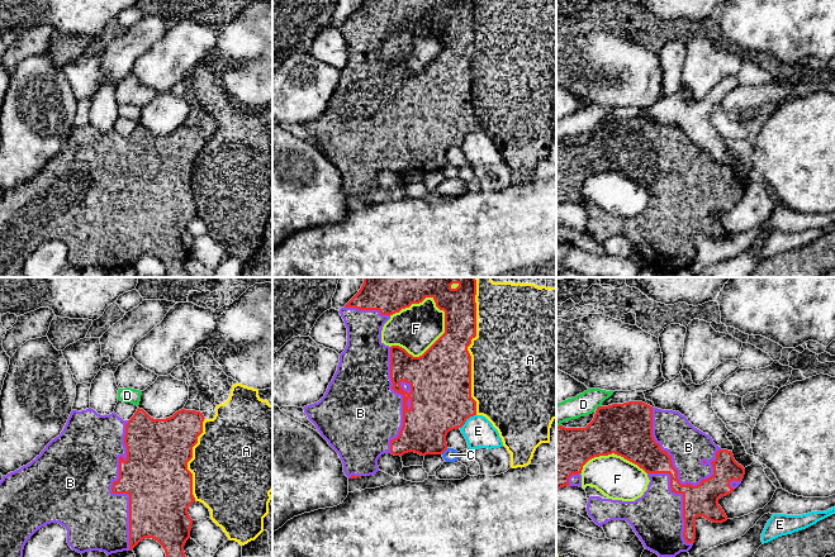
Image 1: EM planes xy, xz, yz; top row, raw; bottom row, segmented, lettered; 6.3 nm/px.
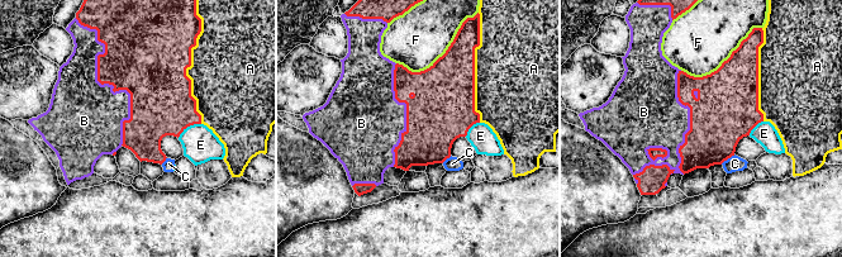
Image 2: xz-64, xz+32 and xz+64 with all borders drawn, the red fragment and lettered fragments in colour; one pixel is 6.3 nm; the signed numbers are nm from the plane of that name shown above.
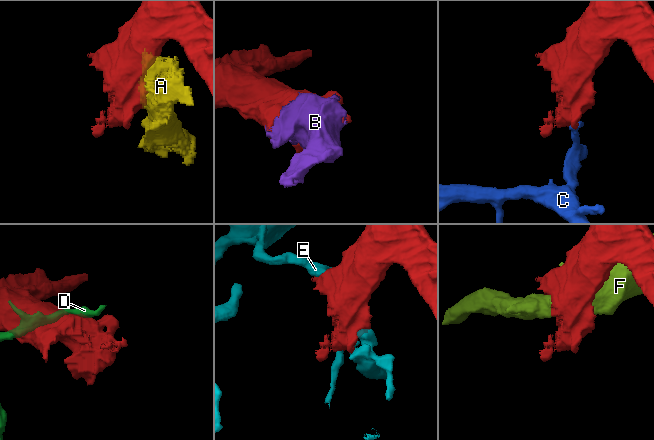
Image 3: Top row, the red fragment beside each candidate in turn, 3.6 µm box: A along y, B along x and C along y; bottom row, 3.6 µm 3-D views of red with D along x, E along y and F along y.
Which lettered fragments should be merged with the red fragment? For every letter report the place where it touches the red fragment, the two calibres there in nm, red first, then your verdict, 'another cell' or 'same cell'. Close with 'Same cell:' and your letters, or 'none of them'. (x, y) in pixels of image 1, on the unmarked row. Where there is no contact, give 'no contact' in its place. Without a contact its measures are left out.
A: contact xz (466, 66); calibres 380 and 440 nm; another cell
B: contact xy (112, 205); calibres 360 and 500 nm; same cell
C: contact xz (444, 167); calibres 300 and 90 nm; another cell
D: contact yz (598, 123); calibres 340 and 140 nm; another cell
E: contact xz (465, 137); calibres 380 and 190 nm; another cell
F: contact xz (436, 57); calibres 380 and 280 nm; another cell
Same cell: B

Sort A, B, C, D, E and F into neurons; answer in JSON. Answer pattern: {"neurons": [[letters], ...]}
{"neurons": [["A"], ["B"], ["C", "E"], ["D"], ["F"]]}

